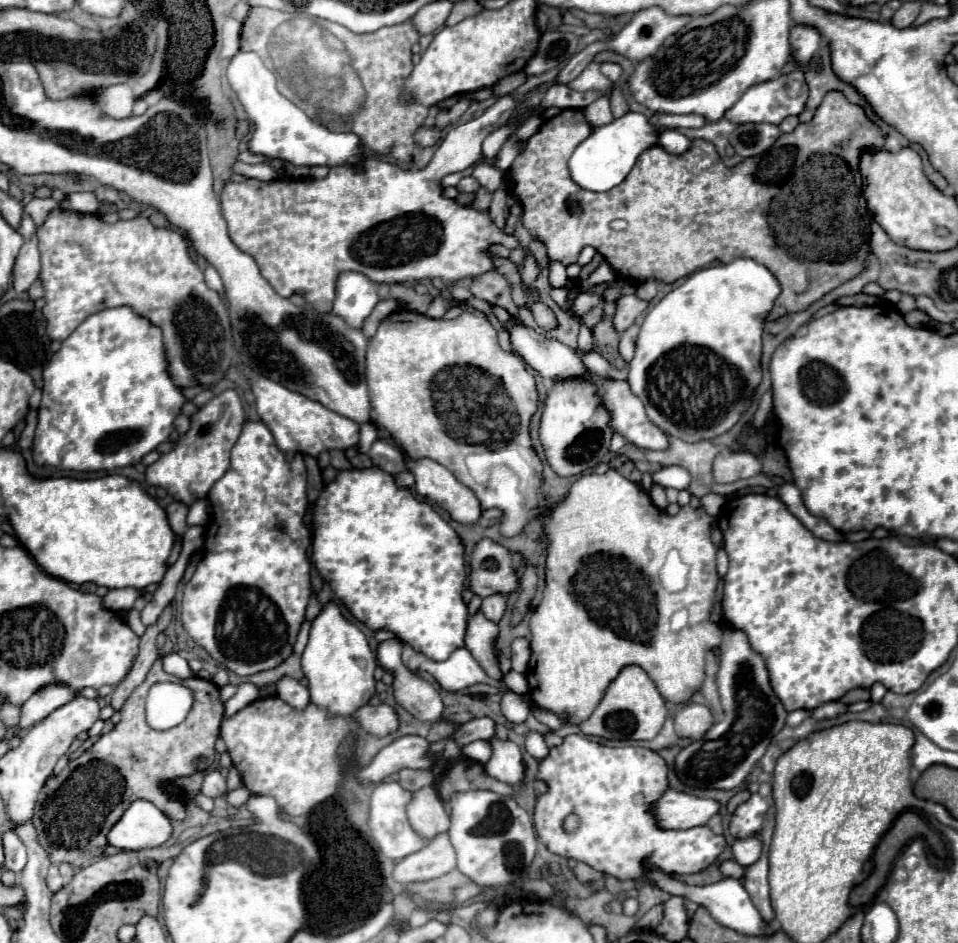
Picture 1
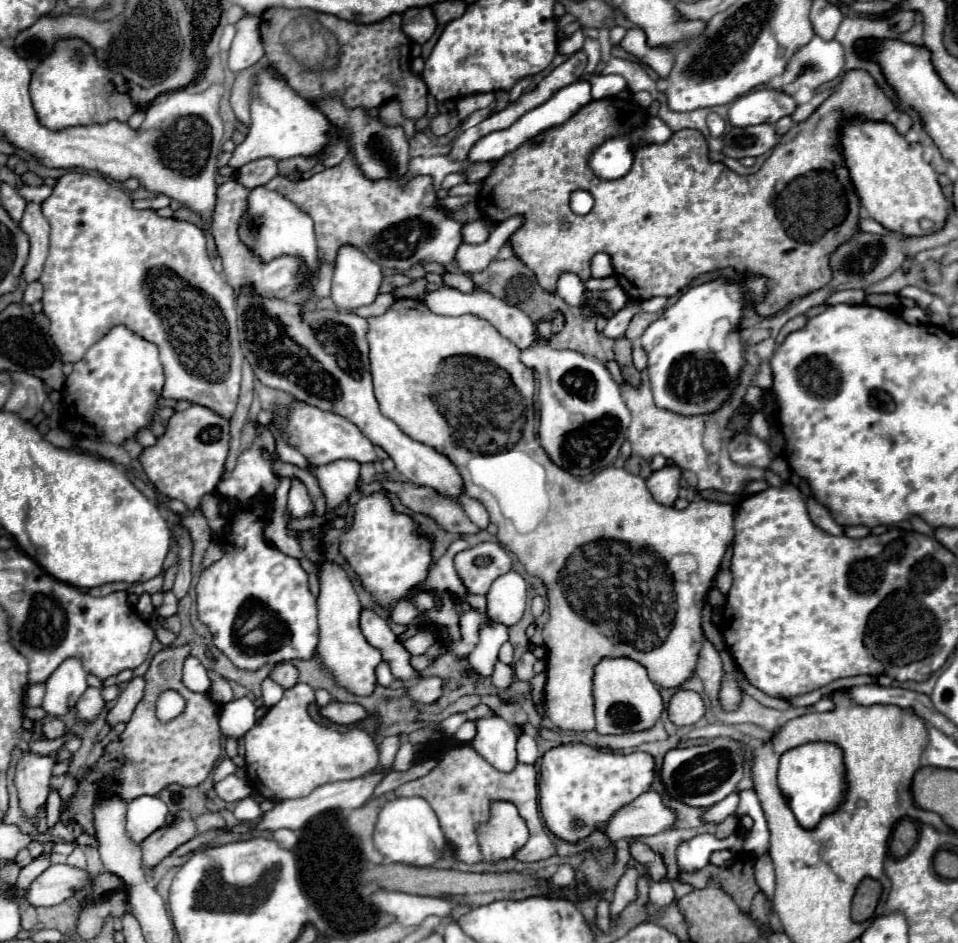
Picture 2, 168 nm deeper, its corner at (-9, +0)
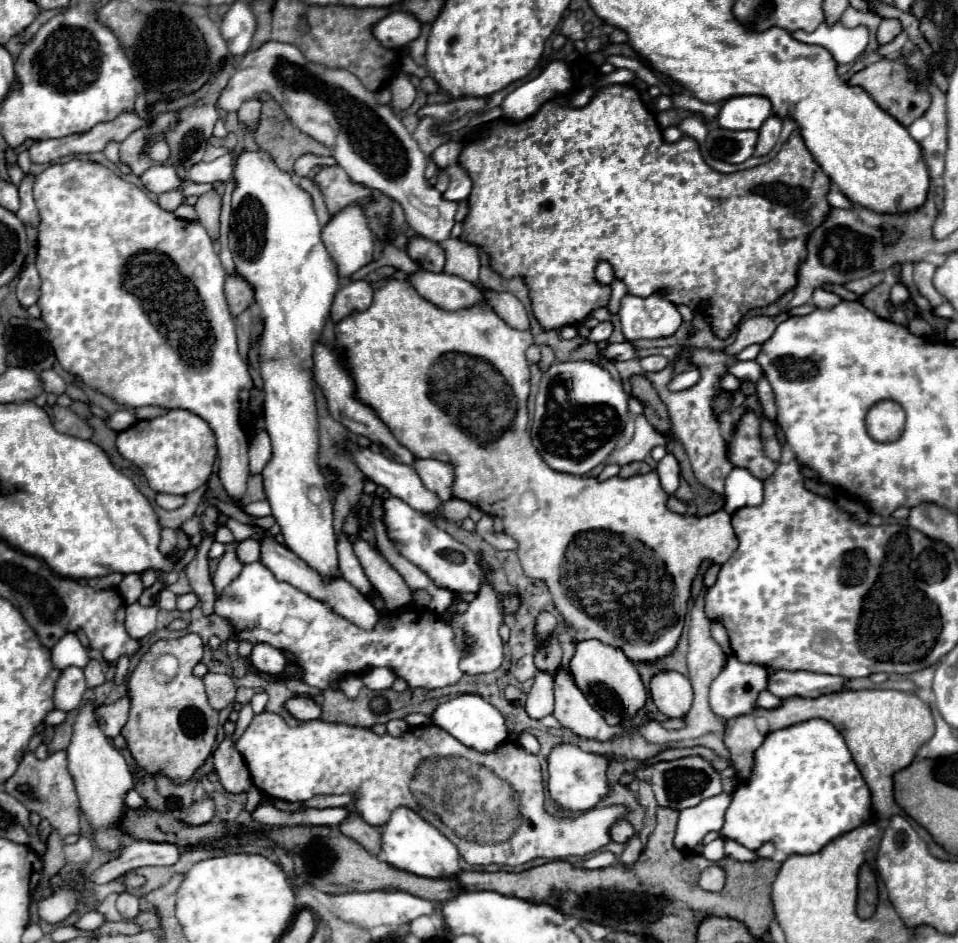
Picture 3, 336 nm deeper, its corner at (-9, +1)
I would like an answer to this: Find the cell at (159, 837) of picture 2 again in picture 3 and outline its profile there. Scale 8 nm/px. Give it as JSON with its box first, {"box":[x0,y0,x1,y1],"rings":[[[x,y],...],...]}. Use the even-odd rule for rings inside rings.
{"box":[179,798,215,826],"rings":[[[203,798],[199,802],[193,802],[189,808],[185,808],[179,818],[187,824],[201,826],[201,824],[211,822],[213,814],[215,814],[215,802],[211,798]]]}

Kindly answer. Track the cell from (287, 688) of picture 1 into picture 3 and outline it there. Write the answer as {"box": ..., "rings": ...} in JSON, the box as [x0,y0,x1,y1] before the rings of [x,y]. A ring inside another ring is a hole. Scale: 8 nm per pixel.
{"box":[251,644,301,678],"rings":[[[255,644],[251,650],[251,666],[263,674],[279,676],[279,674],[291,674],[291,678],[301,678],[299,666],[287,666],[285,656],[271,648],[269,644]]]}

